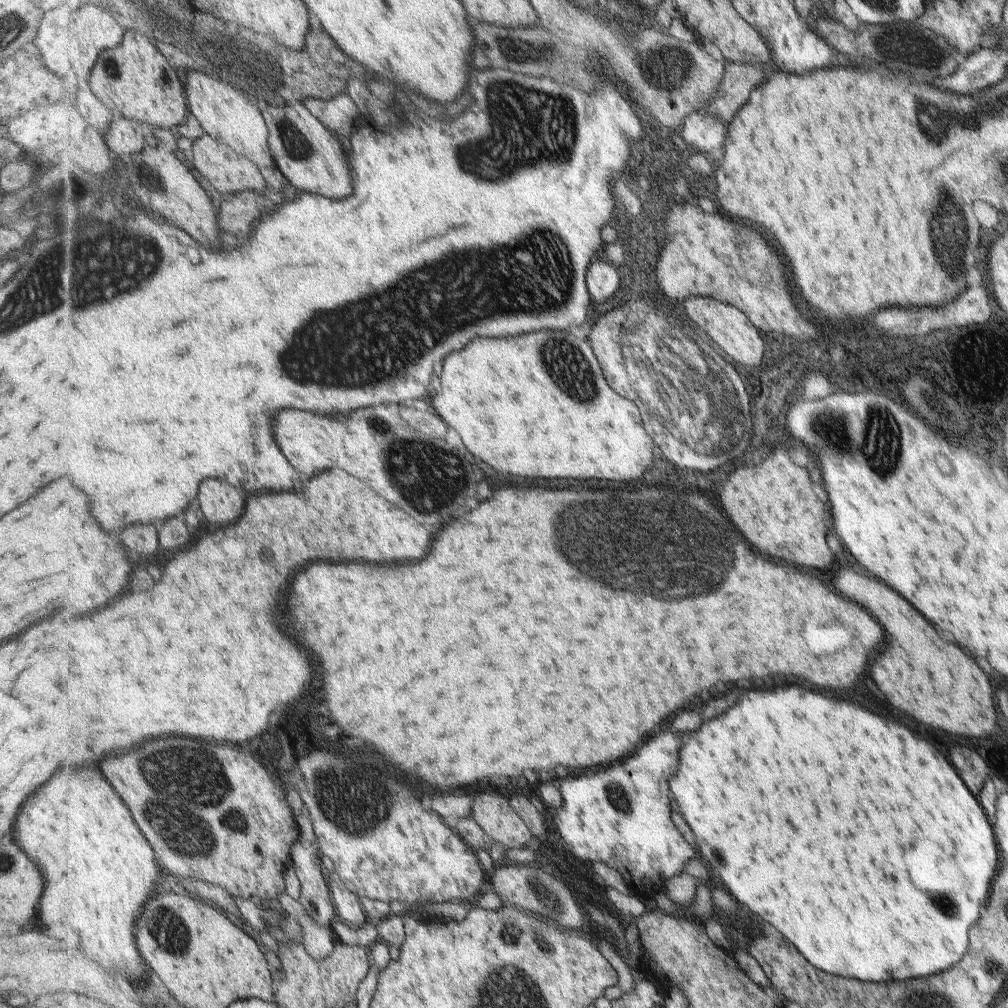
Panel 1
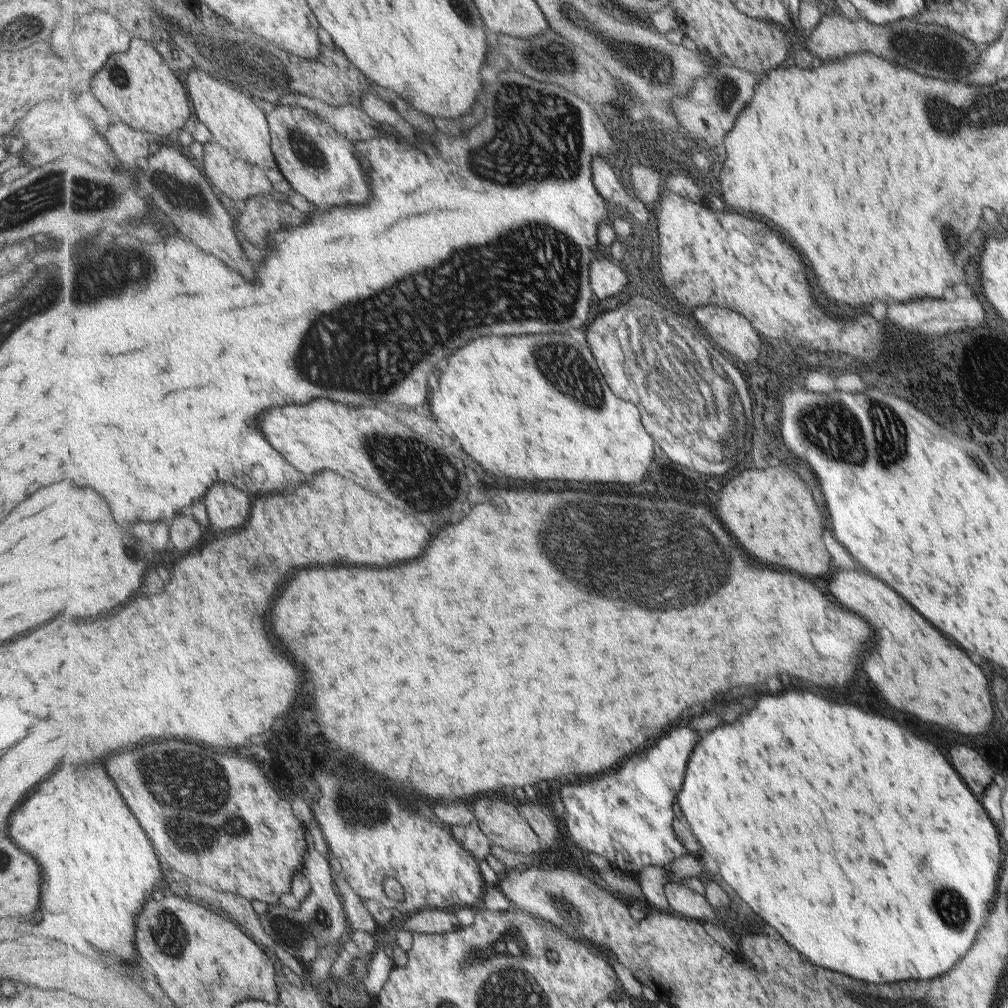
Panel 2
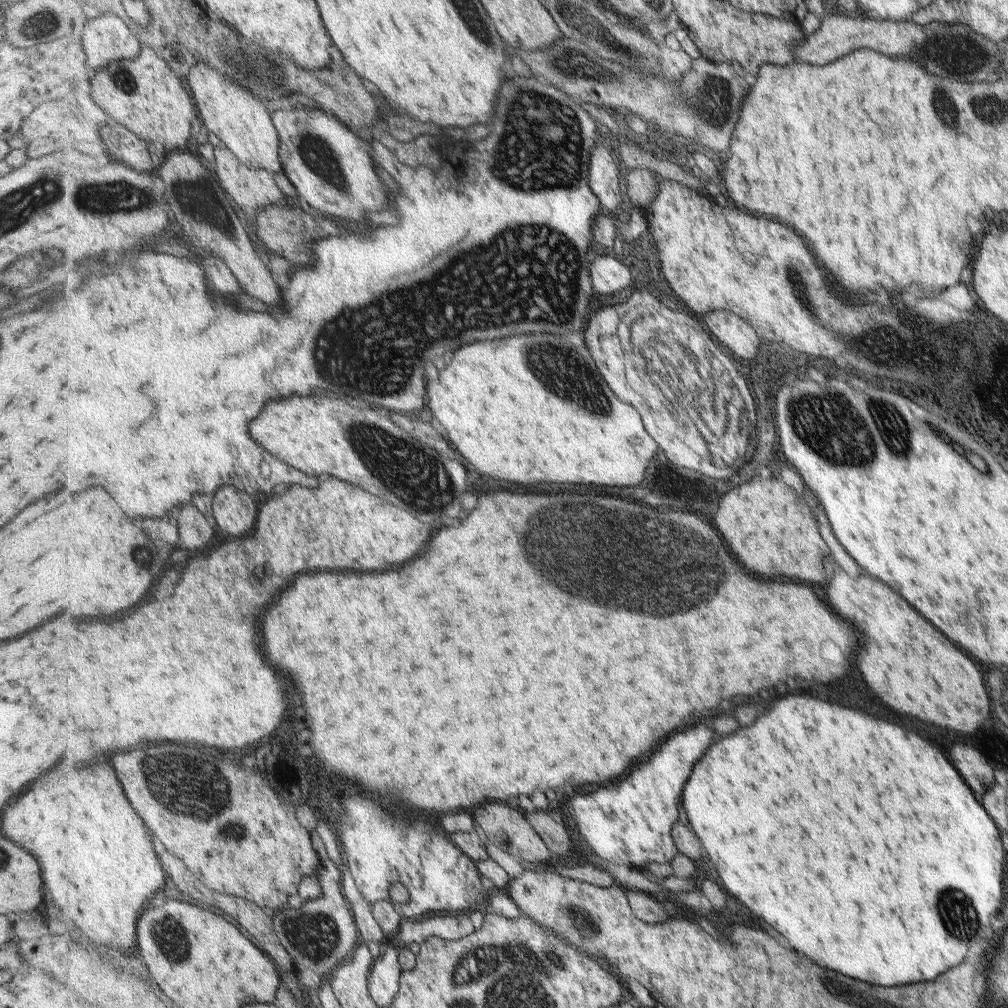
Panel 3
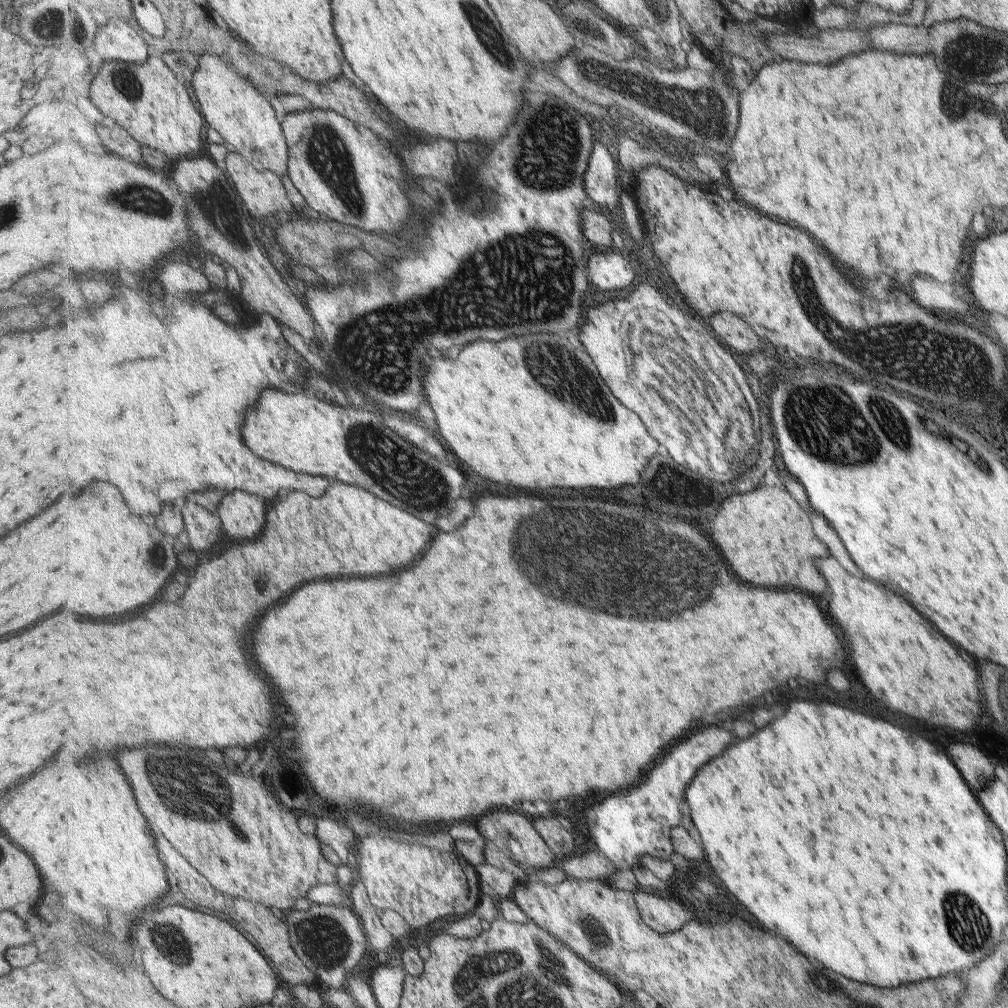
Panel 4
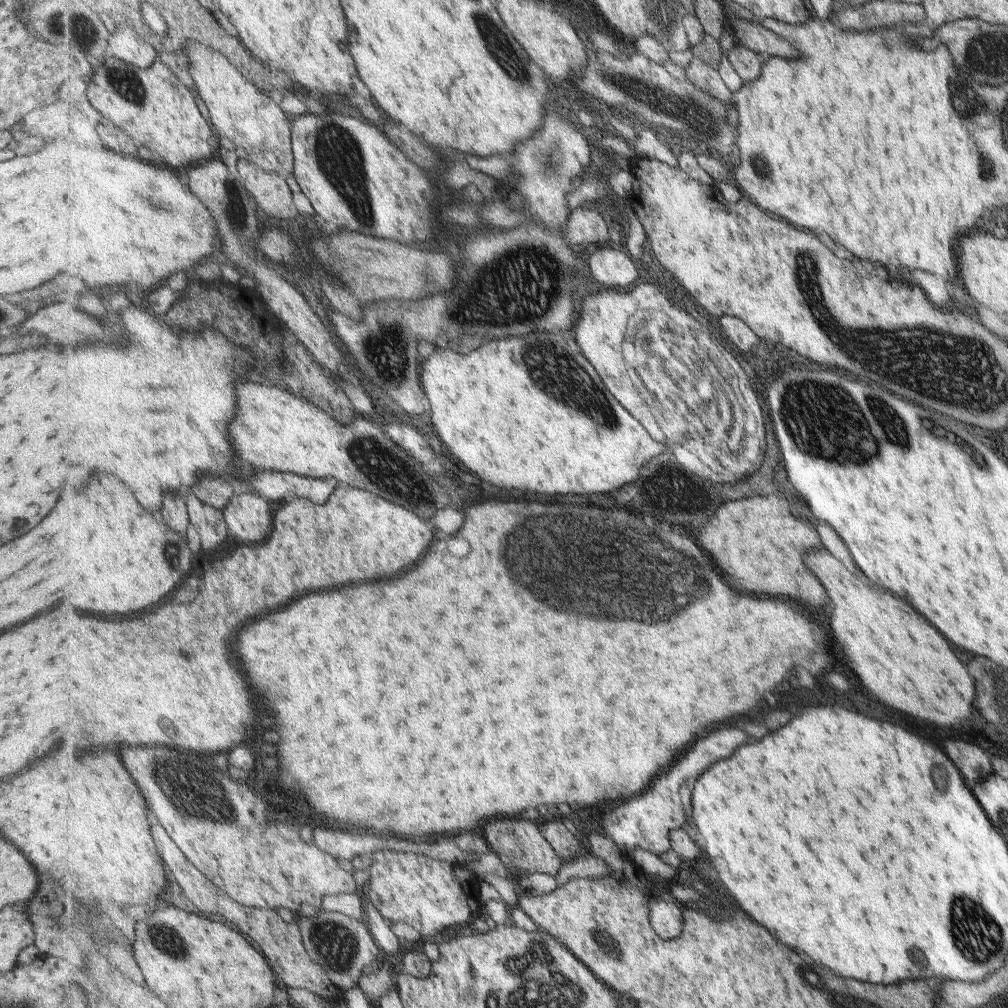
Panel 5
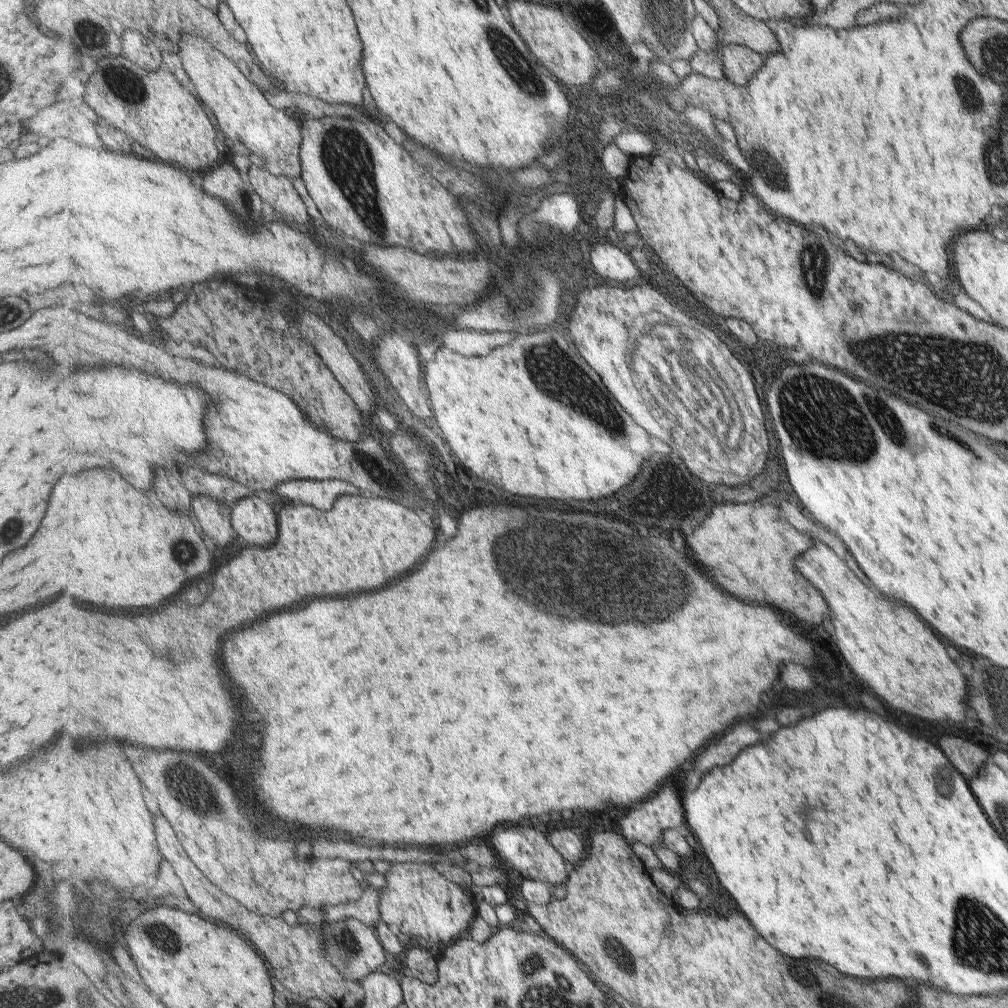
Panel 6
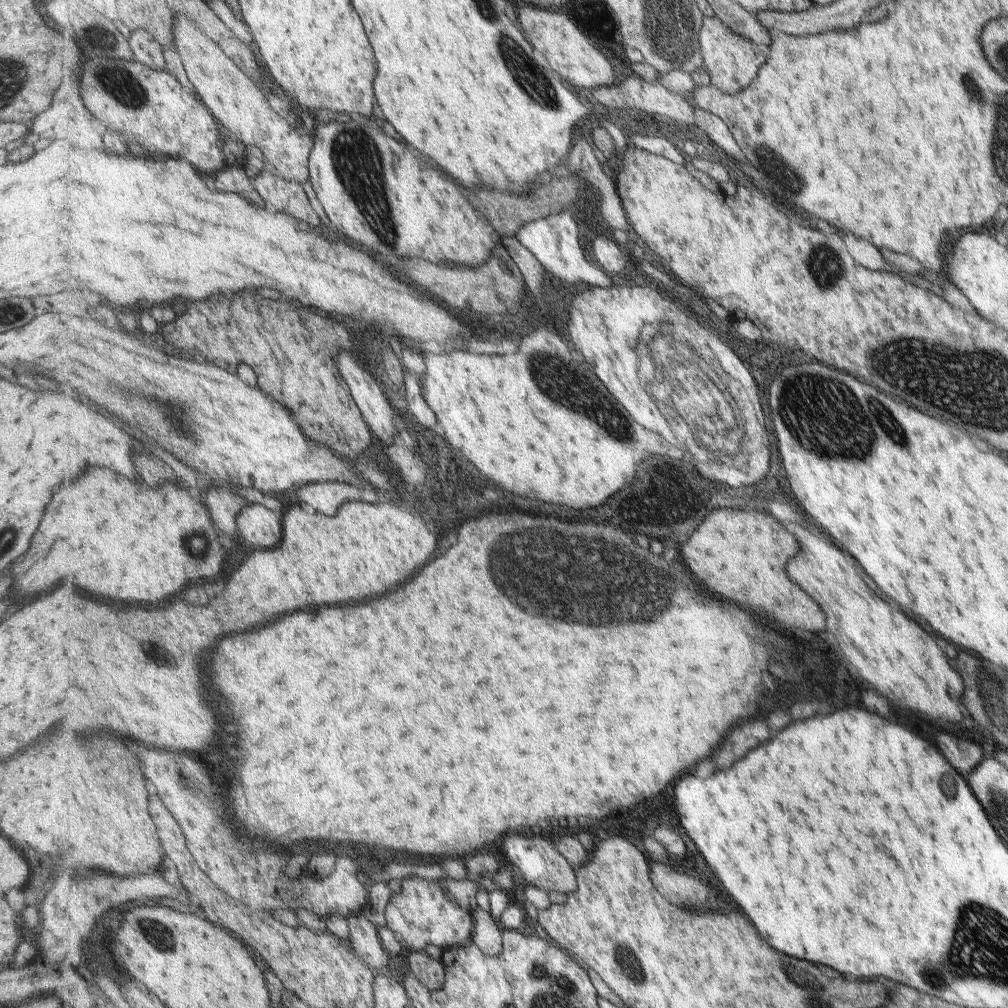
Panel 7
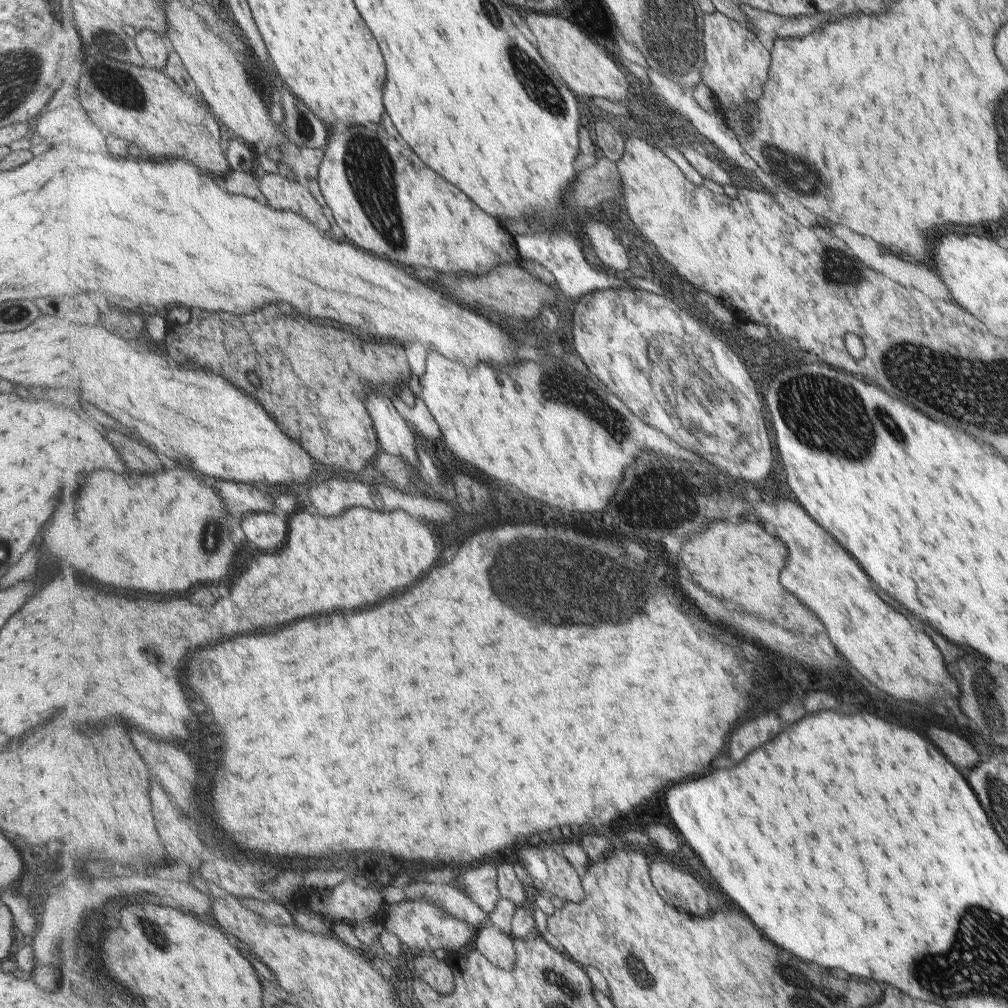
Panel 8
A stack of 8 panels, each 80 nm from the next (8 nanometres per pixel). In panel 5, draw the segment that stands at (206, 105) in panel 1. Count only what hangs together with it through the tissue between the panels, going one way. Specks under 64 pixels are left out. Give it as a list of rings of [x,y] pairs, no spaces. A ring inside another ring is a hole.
[[[190,41],[185,54],[191,62],[190,75],[194,78],[196,90],[211,110],[210,118],[219,136],[241,146],[253,162],[264,165],[285,178],[293,175],[293,118],[287,118],[283,108],[269,94],[249,82],[221,52],[198,41]]]

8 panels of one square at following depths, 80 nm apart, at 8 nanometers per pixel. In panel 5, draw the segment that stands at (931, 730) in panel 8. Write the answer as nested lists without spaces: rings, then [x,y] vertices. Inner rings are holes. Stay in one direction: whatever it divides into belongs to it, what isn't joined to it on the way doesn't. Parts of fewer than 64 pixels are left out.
[[[949,738],[943,744],[943,752],[957,766],[967,788],[973,788],[973,784],[983,782],[992,773],[989,758],[985,756],[985,752],[981,748],[977,748],[973,744]]]

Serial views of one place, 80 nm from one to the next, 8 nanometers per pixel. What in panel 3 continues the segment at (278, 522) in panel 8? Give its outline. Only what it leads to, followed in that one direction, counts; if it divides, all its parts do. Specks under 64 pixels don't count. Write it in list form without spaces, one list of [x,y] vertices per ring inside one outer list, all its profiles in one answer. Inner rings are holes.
[[[224,486],[215,494],[213,522],[229,537],[247,534],[257,522],[257,502],[243,489]]]

